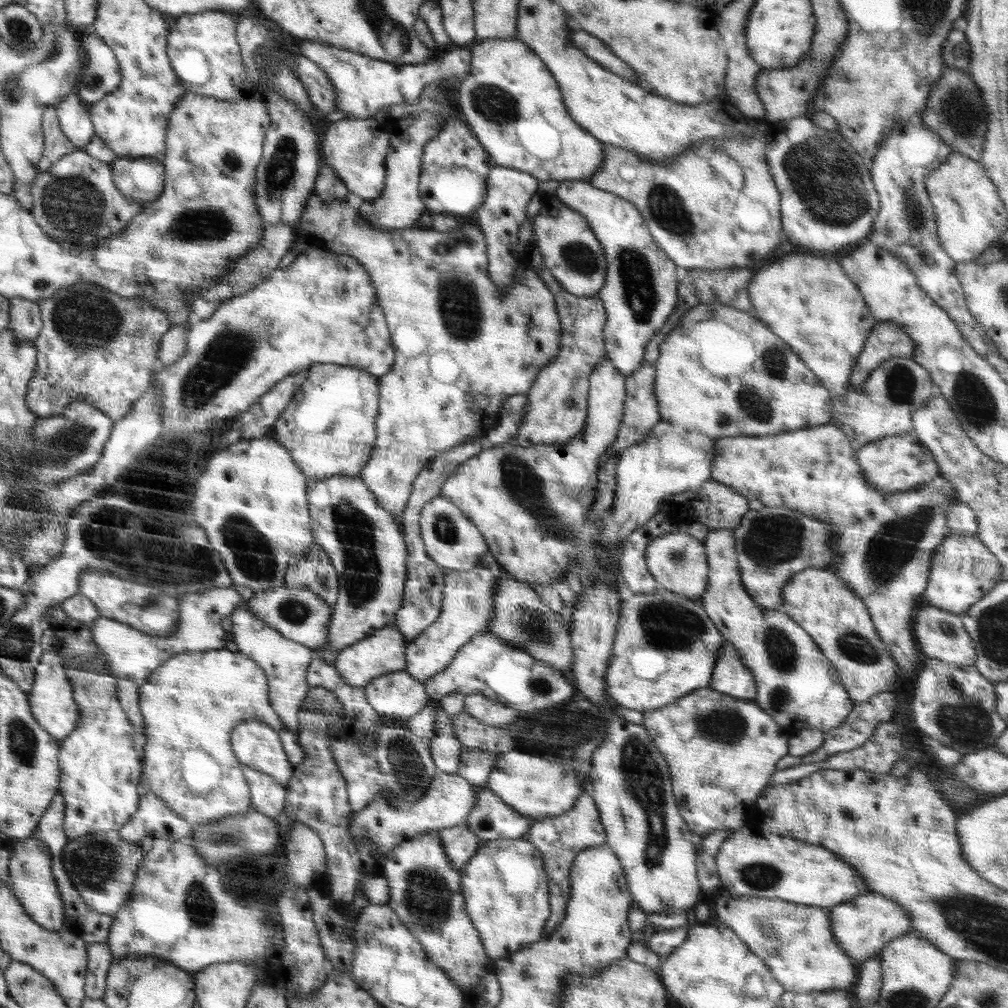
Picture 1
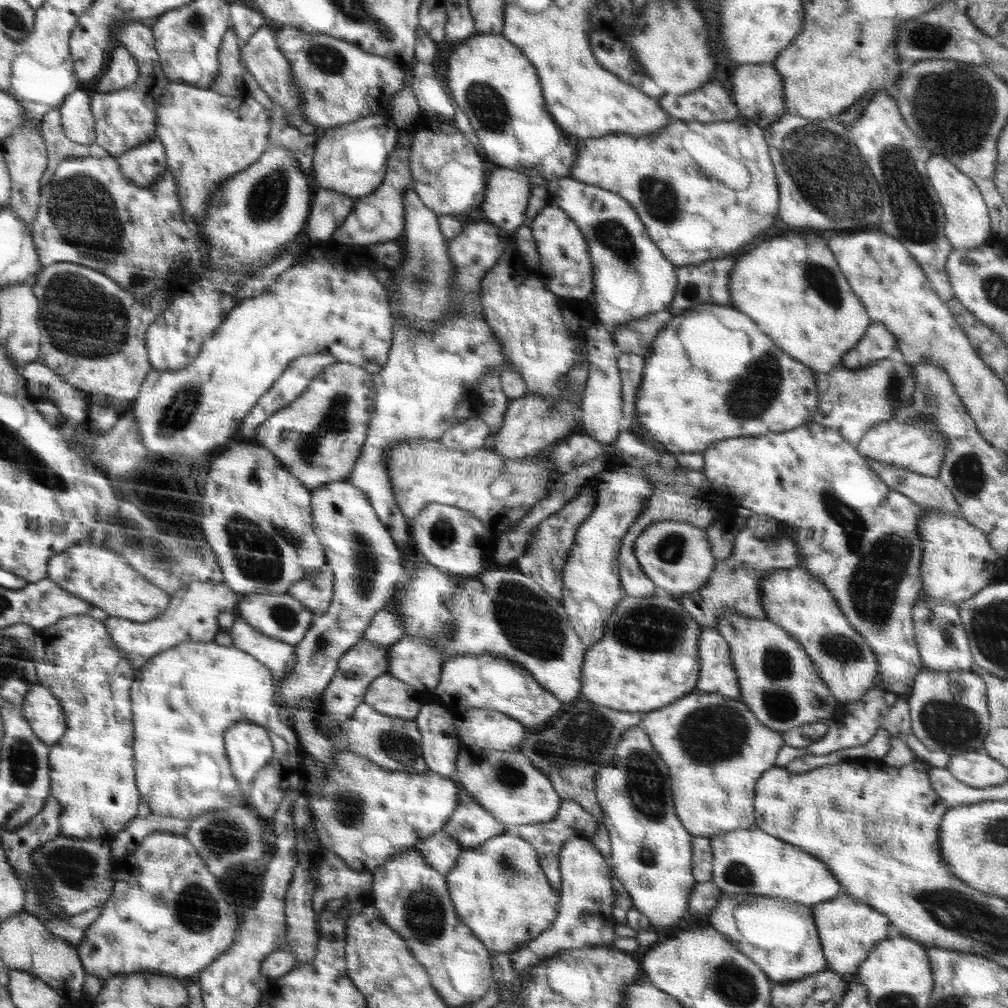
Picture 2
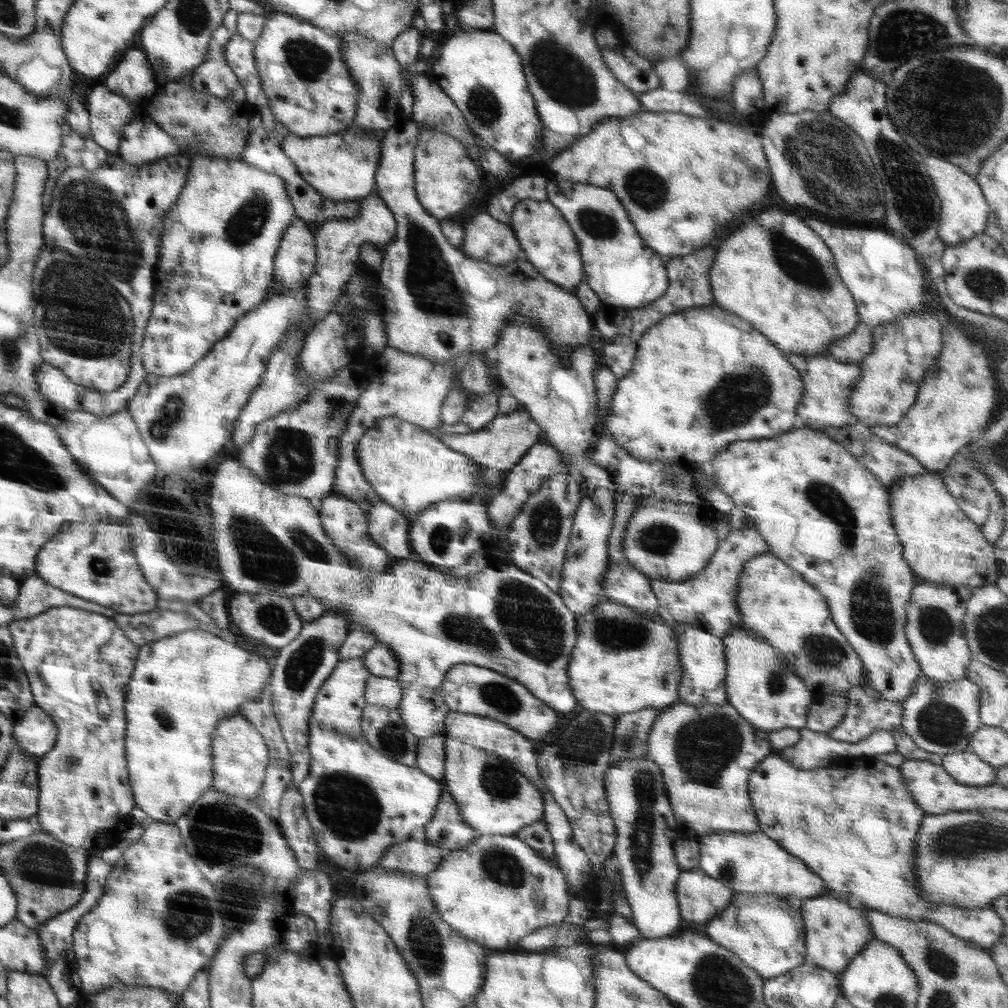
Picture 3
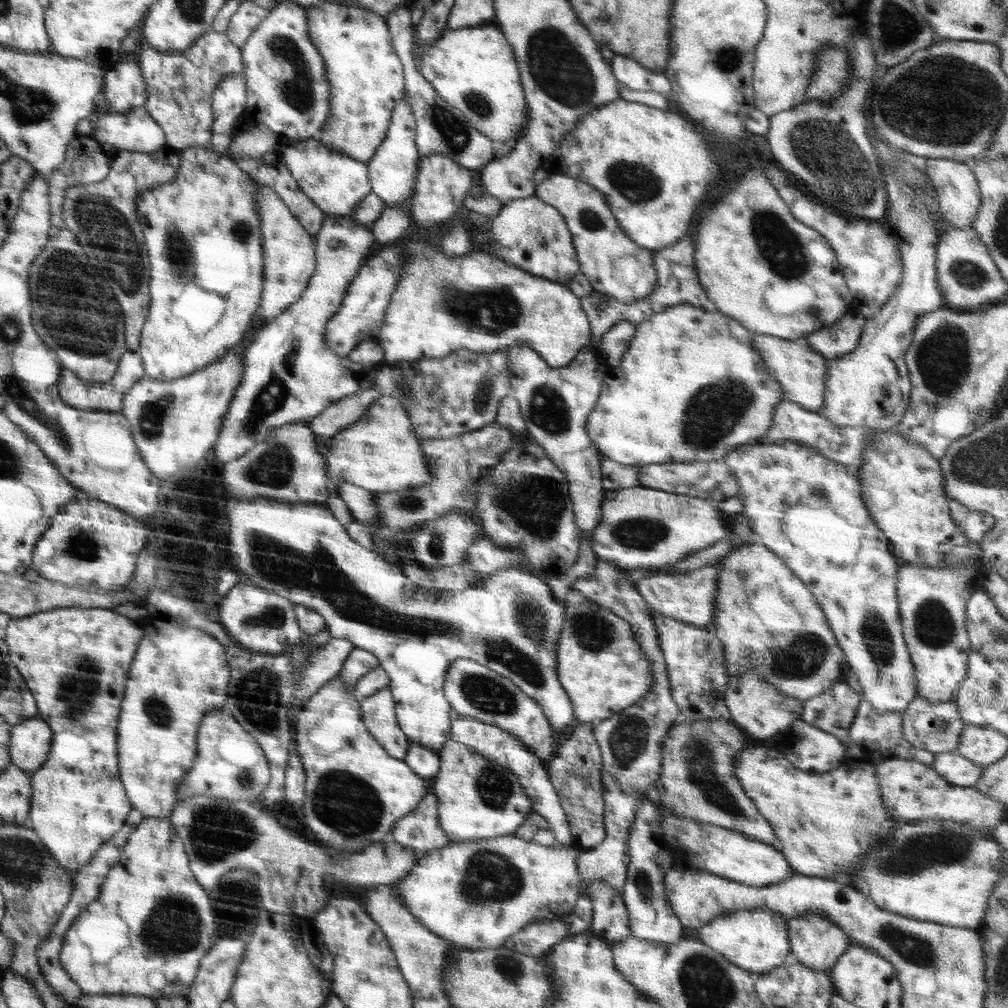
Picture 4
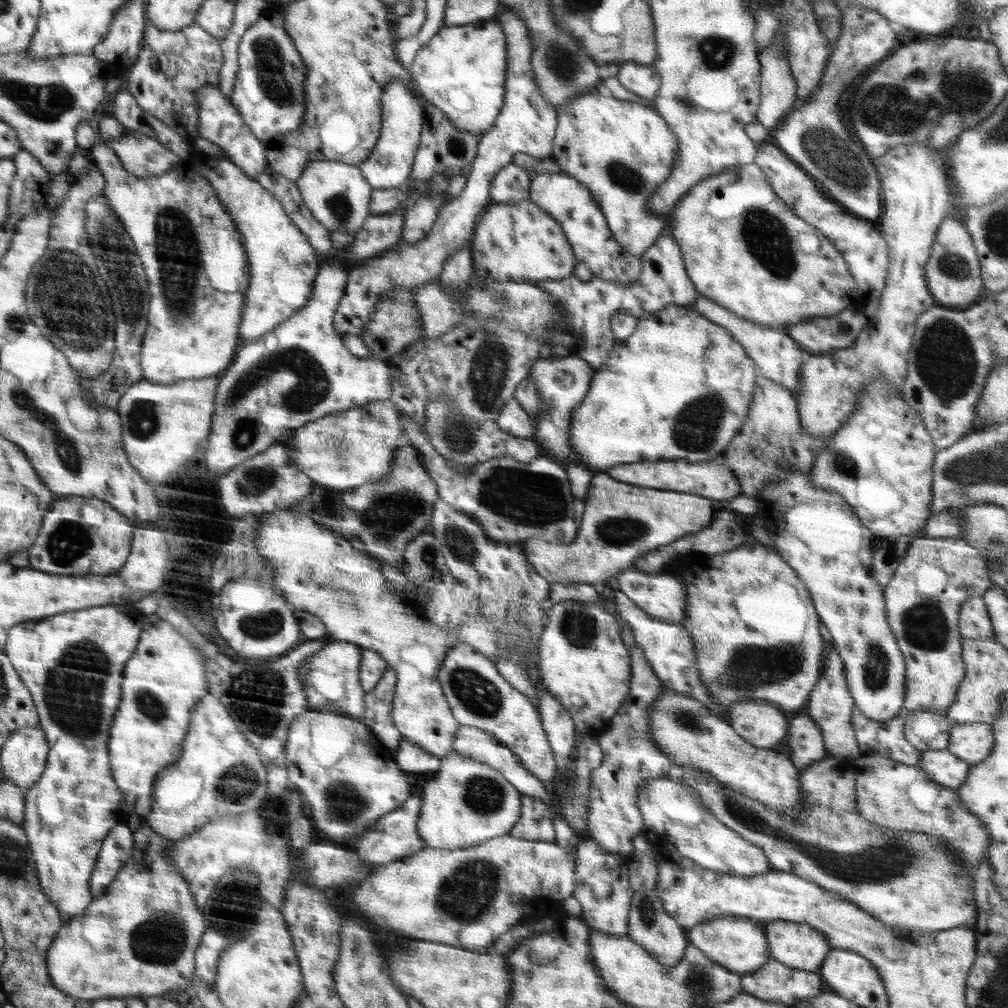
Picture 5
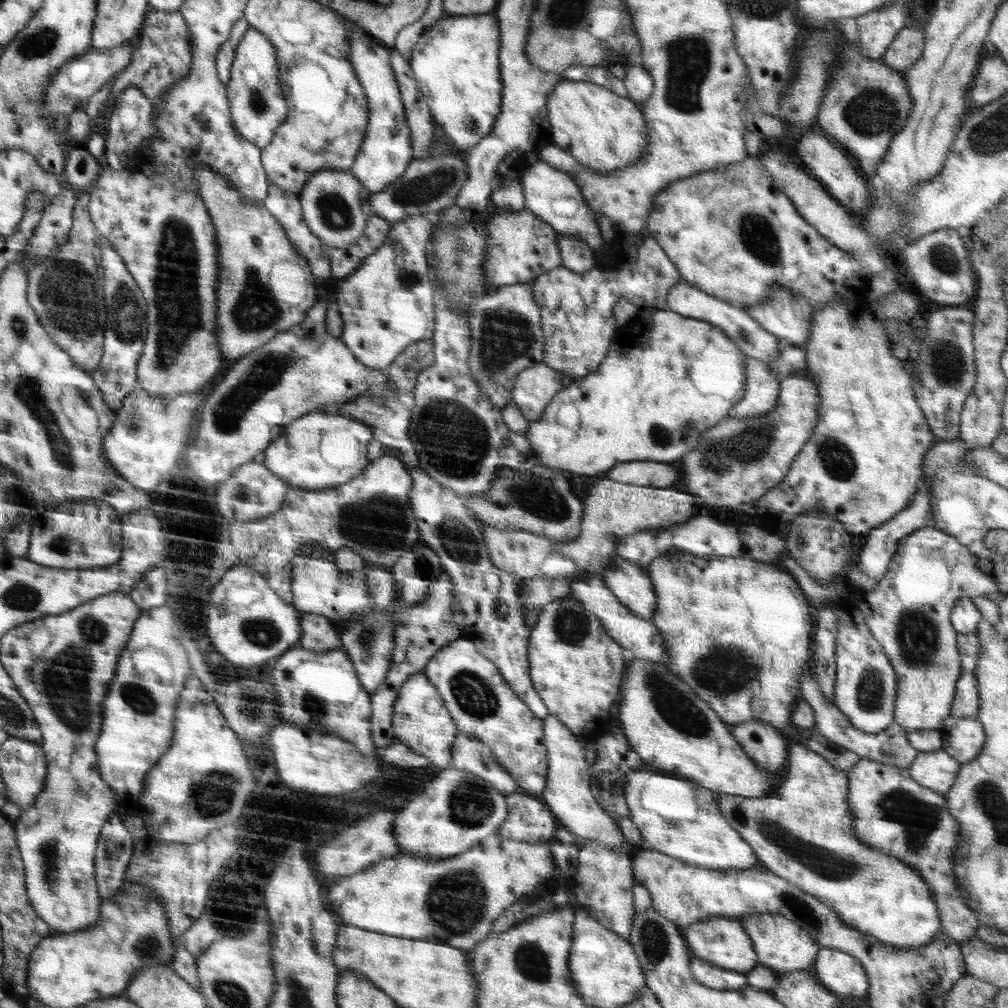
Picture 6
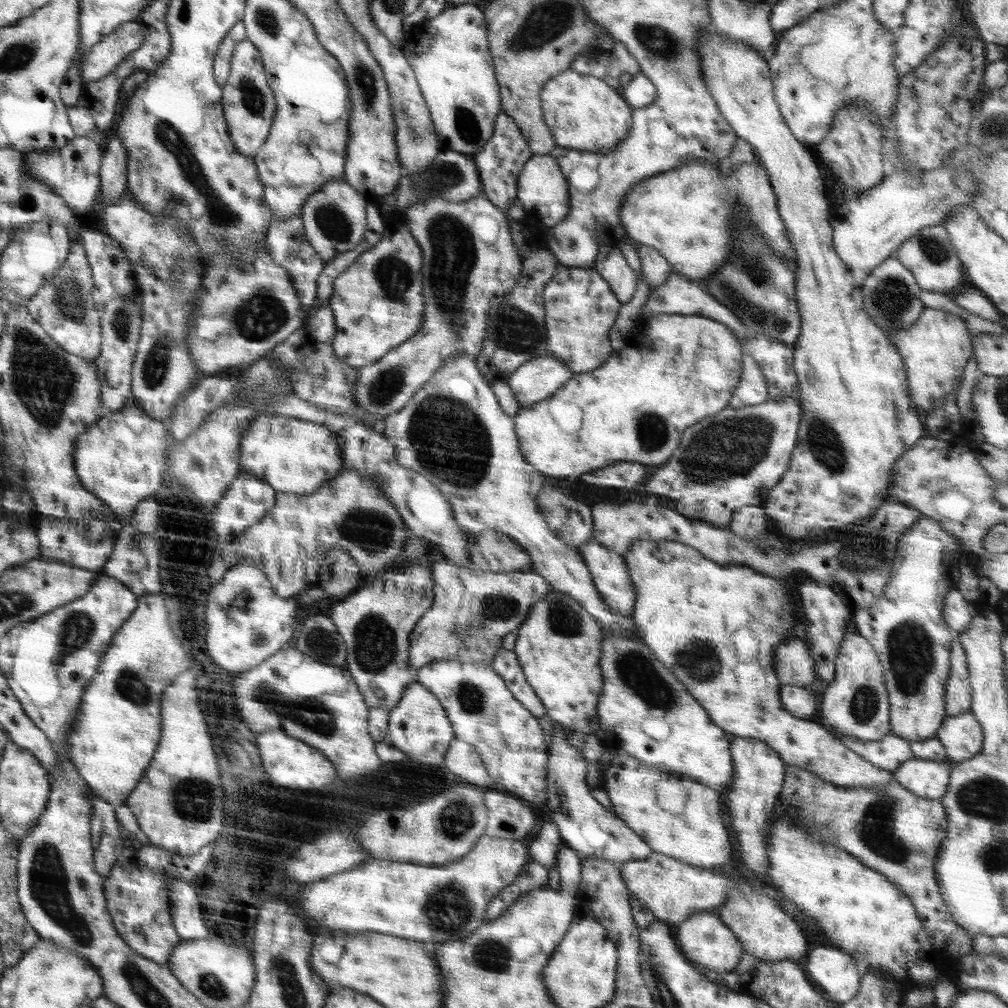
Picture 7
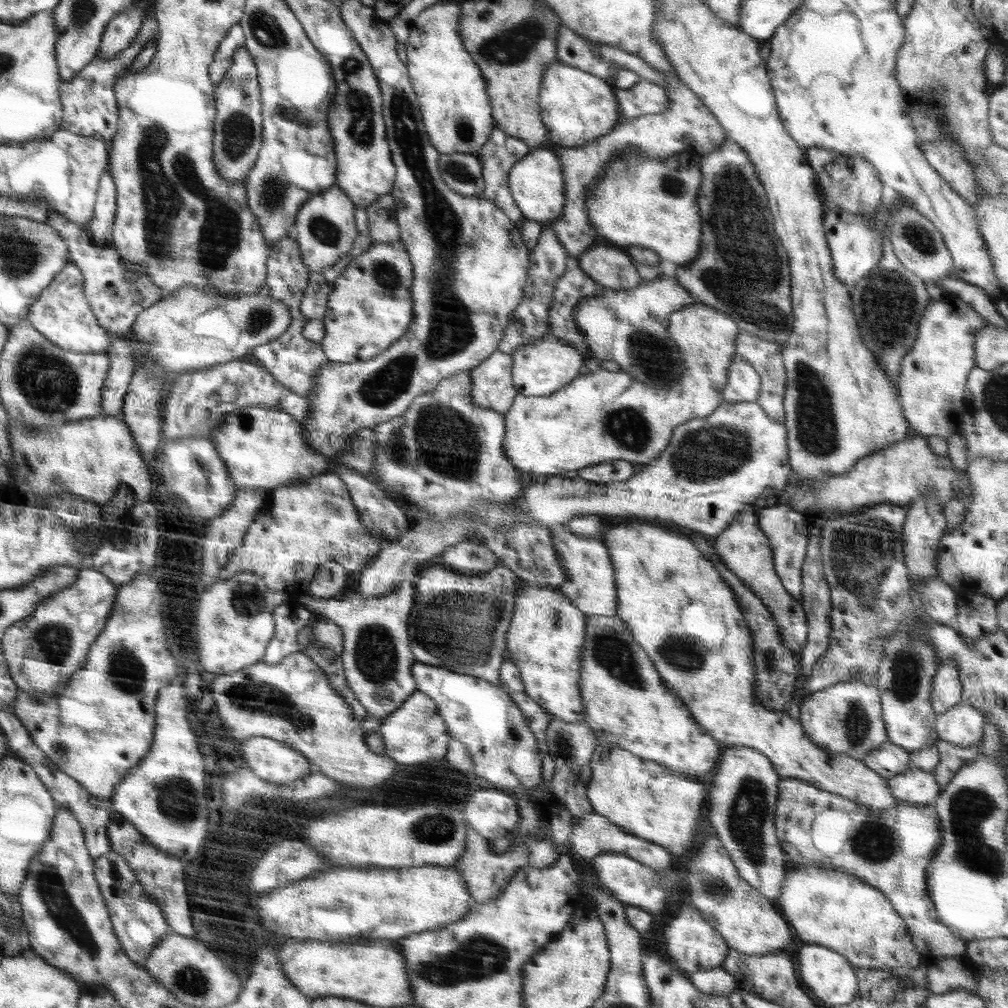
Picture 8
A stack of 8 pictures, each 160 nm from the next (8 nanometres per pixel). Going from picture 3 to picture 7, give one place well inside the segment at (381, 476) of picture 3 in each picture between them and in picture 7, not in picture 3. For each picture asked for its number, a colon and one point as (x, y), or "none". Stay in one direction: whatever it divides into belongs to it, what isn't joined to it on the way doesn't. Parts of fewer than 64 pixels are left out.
4: (381, 452)
5: (345, 450)
6: (319, 450)
7: (296, 456)

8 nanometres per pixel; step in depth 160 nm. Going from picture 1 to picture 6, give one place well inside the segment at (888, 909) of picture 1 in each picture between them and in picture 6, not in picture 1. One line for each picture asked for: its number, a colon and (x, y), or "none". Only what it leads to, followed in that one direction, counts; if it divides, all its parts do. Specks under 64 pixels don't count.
2: (848, 929)
3: (835, 932)
4: (816, 942)
5: (798, 945)
6: (780, 944)

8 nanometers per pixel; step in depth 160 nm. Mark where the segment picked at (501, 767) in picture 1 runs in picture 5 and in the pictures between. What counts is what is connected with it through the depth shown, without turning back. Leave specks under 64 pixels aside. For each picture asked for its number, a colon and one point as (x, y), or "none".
2: (508, 785)
3: (494, 798)
4: (477, 798)
5: (468, 802)

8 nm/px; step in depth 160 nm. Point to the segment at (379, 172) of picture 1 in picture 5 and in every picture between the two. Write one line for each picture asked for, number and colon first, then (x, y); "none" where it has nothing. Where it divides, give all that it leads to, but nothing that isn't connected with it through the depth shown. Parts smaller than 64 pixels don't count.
2: (351, 159)
3: (341, 167)
4: (334, 182)
5: (337, 194)

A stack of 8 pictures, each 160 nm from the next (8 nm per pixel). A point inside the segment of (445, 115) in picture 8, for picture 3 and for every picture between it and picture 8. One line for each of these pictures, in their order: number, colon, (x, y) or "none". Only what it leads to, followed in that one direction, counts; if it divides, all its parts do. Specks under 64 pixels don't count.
3: (482, 73)
4: (474, 69)
5: (461, 70)
6: (456, 62)
7: (450, 57)

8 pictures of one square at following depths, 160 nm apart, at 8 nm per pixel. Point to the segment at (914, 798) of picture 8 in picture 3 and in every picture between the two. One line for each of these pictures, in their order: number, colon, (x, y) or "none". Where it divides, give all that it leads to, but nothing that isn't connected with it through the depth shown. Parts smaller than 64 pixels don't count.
3: (966, 767)
4: (951, 766)
5: (941, 766)
6: (936, 770)
7: (929, 779)

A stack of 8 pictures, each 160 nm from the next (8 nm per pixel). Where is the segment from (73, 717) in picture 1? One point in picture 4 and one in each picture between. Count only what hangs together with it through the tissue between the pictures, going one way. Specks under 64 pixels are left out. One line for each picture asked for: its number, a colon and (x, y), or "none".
2: (44, 711)
3: (37, 732)
4: (31, 741)

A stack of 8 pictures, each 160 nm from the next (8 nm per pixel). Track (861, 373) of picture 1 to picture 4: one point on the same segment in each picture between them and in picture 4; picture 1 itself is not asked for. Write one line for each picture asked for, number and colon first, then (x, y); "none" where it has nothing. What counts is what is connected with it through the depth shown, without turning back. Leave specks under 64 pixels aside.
2: (878, 343)
3: (853, 348)
4: (841, 337)

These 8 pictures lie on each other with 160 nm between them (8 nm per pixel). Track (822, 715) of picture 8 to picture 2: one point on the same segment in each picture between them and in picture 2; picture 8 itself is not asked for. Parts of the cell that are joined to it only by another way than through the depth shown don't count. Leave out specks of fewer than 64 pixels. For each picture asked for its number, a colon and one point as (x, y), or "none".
2: (859, 537)
3: (825, 515)
4: (808, 509)
5: (815, 531)
6: (865, 690)
7: (854, 703)

